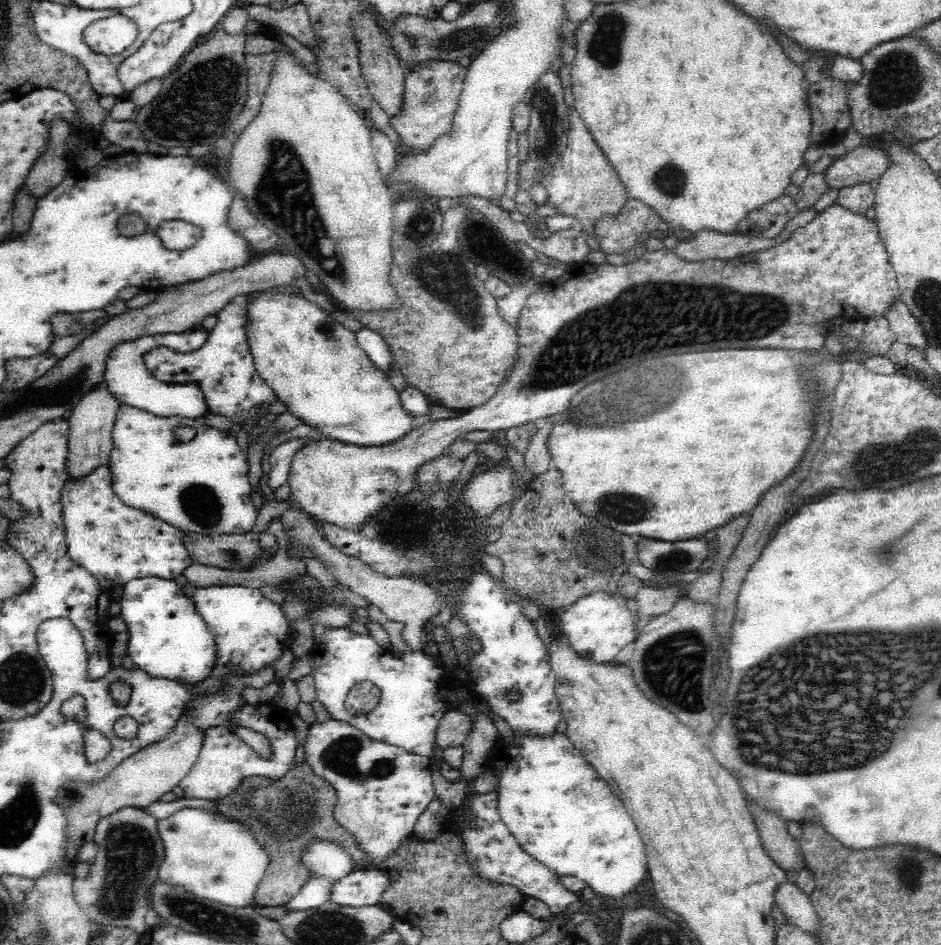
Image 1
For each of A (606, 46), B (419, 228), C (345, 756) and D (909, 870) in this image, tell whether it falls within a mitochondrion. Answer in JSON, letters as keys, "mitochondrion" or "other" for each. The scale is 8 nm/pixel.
{"A":"mitochondrion","B":"mitochondrion","C":"mitochondrion","D":"mitochondrion"}

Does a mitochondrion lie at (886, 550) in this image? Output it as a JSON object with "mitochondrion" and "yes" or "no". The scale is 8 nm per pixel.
{"mitochondrion":"yes"}

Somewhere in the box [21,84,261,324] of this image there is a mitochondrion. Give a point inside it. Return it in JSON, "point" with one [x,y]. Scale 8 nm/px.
{"point":[132,226]}

